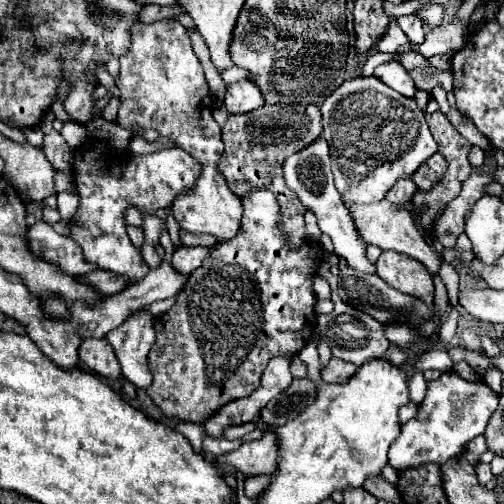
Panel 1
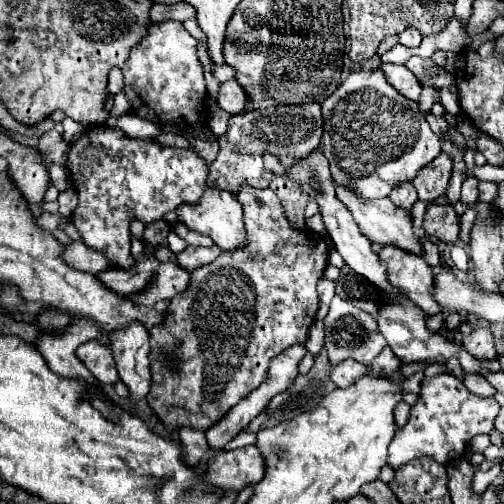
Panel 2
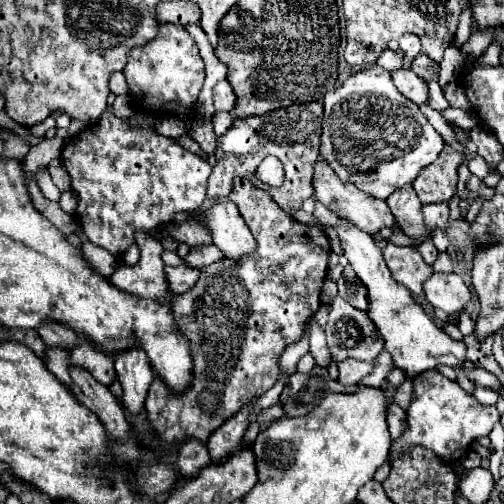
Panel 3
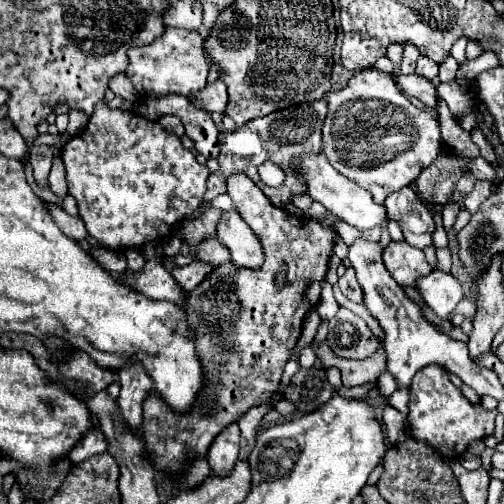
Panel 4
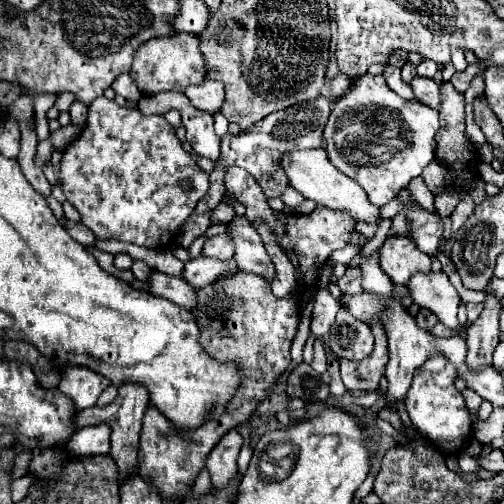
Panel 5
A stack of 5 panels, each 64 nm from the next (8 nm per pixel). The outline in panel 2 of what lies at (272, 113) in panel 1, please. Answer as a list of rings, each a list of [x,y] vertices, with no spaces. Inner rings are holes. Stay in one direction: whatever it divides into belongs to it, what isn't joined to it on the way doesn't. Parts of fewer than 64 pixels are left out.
[[[300,104],[300,106],[276,106],[276,108],[264,108],[264,112],[248,110],[244,114],[236,114],[228,120],[228,130],[218,138],[220,152],[216,160],[210,164],[210,182],[216,182],[218,188],[224,188],[232,194],[240,192],[244,184],[254,188],[274,188],[278,190],[280,204],[284,208],[284,214],[292,228],[302,230],[306,228],[304,222],[304,210],[308,206],[308,198],[298,190],[298,186],[292,186],[286,174],[272,174],[264,168],[264,154],[268,150],[278,150],[278,158],[286,156],[288,150],[288,164],[292,164],[298,158],[308,156],[318,144],[322,136],[322,114],[320,104]]]

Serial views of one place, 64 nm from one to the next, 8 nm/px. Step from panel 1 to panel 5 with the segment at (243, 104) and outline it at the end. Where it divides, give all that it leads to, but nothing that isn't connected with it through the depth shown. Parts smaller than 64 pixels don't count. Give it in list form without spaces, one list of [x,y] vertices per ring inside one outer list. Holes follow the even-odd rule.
[[[206,80],[200,86],[188,86],[184,94],[194,108],[200,108],[208,114],[216,114],[220,110],[220,104],[224,104],[224,84],[214,80]]]

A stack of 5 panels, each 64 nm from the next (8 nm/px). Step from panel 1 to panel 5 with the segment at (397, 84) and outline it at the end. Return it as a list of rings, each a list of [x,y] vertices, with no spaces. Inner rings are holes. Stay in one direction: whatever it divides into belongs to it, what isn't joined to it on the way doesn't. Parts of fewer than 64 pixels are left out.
[[[414,76],[408,82],[416,94],[416,98],[422,104],[428,104],[430,108],[438,108],[440,106],[440,86],[432,80],[432,78],[422,78],[422,76]]]

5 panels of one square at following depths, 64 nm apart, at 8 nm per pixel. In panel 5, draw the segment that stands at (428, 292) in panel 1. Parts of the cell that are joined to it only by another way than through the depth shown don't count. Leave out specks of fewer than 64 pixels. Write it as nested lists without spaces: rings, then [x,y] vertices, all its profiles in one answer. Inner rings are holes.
[[[390,236],[380,248],[380,266],[392,278],[394,284],[408,284],[416,272],[430,272],[430,256],[420,252],[408,236]]]

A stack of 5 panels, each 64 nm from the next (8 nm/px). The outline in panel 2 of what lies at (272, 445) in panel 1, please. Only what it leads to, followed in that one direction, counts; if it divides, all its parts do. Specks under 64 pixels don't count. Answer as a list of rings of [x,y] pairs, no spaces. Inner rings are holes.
[[[256,444],[230,452],[220,450],[206,468],[206,482],[212,488],[220,488],[224,494],[230,488],[240,492],[250,484],[258,484],[262,478],[264,478],[264,460]]]

